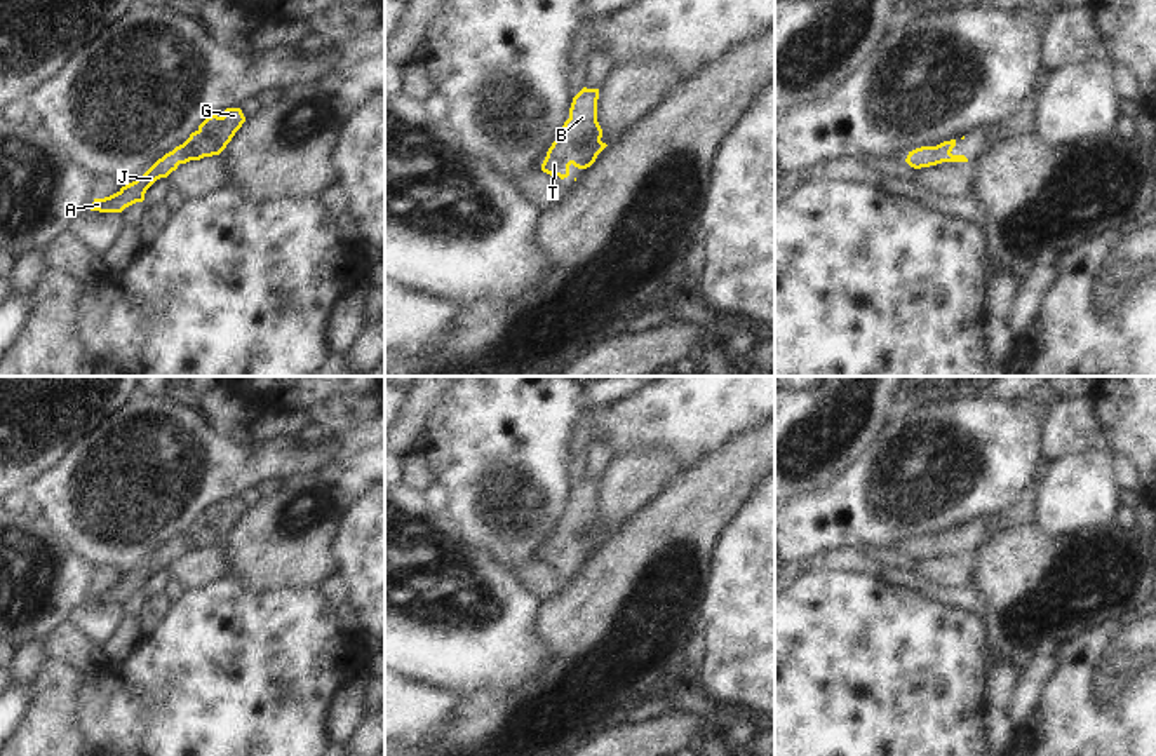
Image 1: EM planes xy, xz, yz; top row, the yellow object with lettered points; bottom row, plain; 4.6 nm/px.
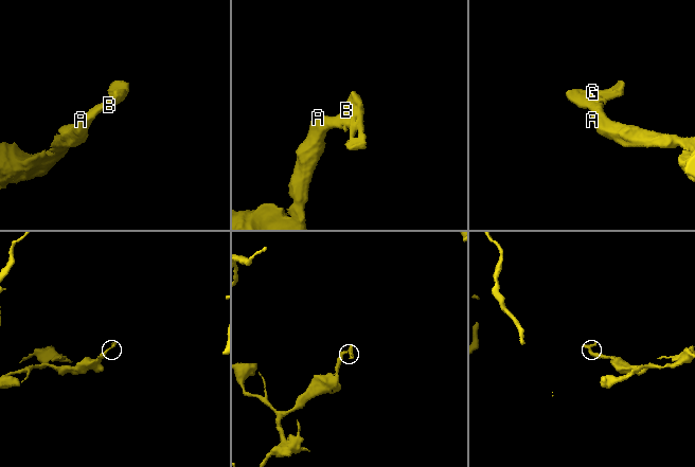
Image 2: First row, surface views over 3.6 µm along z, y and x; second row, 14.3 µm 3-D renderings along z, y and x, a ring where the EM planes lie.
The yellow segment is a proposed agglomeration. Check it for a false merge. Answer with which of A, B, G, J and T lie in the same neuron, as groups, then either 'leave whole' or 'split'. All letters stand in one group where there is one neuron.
A B G J T; leave whole

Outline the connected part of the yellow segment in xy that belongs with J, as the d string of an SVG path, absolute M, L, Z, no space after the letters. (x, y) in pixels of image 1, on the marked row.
M226 108L223 117L207 117L190 138L172 152L158 159L143 176L122 186L117 193L94 199L91 211L122 213L125 207L143 202L146 190L160 178L167 178L179 164L219 155L242 127L245 117L240 108Z

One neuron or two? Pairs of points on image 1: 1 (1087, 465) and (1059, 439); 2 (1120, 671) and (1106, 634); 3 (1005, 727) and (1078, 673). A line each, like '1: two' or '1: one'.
1: two
2: two
3: two

